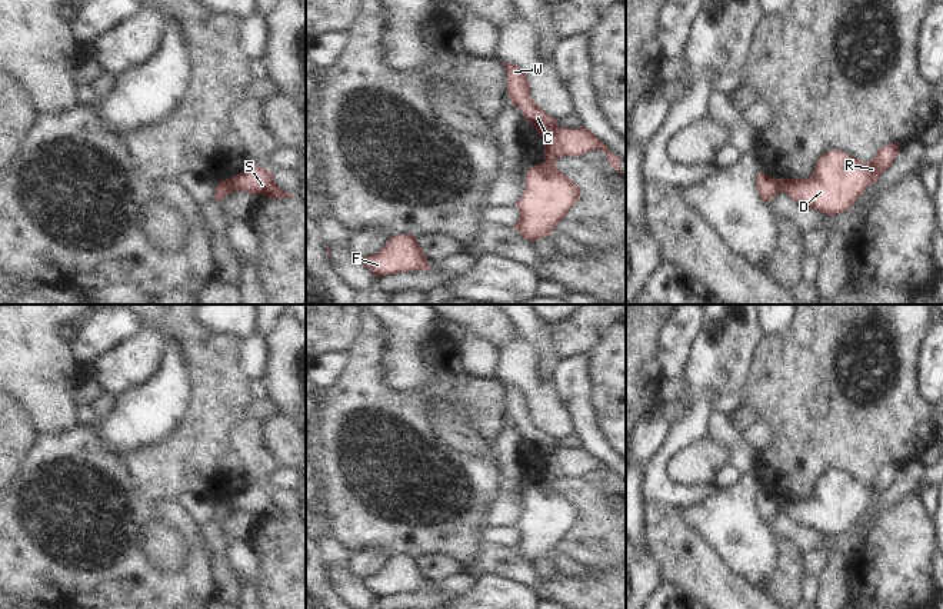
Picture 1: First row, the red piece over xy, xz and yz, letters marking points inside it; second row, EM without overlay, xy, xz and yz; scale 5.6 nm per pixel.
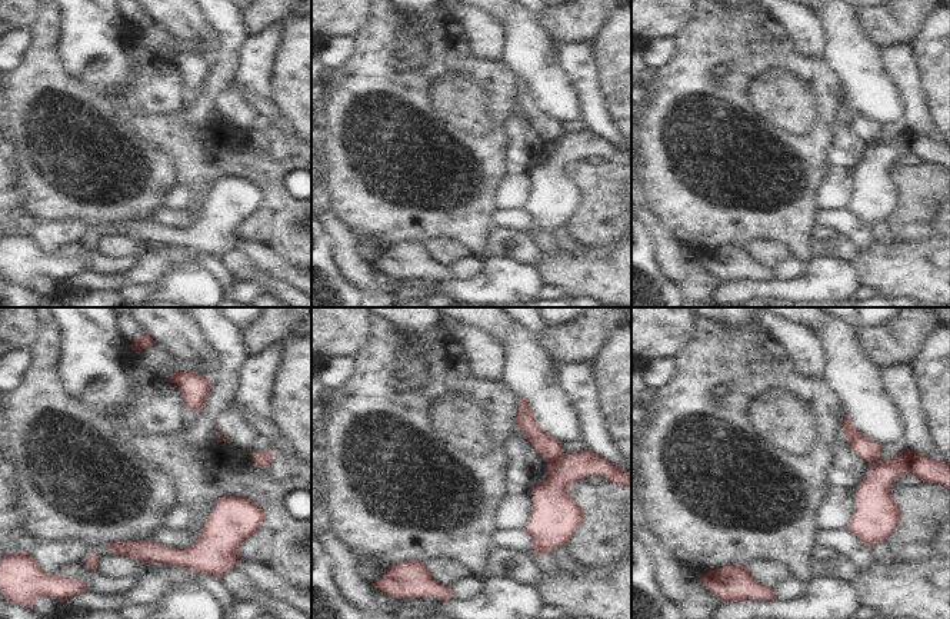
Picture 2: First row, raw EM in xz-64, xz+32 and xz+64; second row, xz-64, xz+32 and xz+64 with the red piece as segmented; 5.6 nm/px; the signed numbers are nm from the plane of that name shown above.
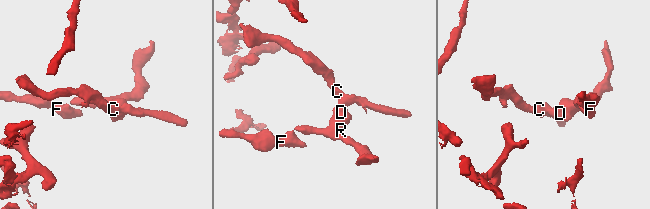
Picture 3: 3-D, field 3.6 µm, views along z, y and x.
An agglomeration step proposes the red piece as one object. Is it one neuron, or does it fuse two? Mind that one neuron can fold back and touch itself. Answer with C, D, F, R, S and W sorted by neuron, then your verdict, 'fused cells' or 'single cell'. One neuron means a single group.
groups C W / D F R S; fused cells

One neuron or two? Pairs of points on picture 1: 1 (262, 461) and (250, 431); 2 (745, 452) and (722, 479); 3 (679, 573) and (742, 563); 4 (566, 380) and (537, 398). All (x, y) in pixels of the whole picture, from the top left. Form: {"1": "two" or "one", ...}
{"1": "one", "2": "two", "3": "two", "4": "two"}

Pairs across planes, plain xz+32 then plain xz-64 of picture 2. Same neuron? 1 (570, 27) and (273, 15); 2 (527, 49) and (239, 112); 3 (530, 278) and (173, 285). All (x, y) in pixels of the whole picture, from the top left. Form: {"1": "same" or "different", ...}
{"1": "same", "2": "same", "3": "same"}

